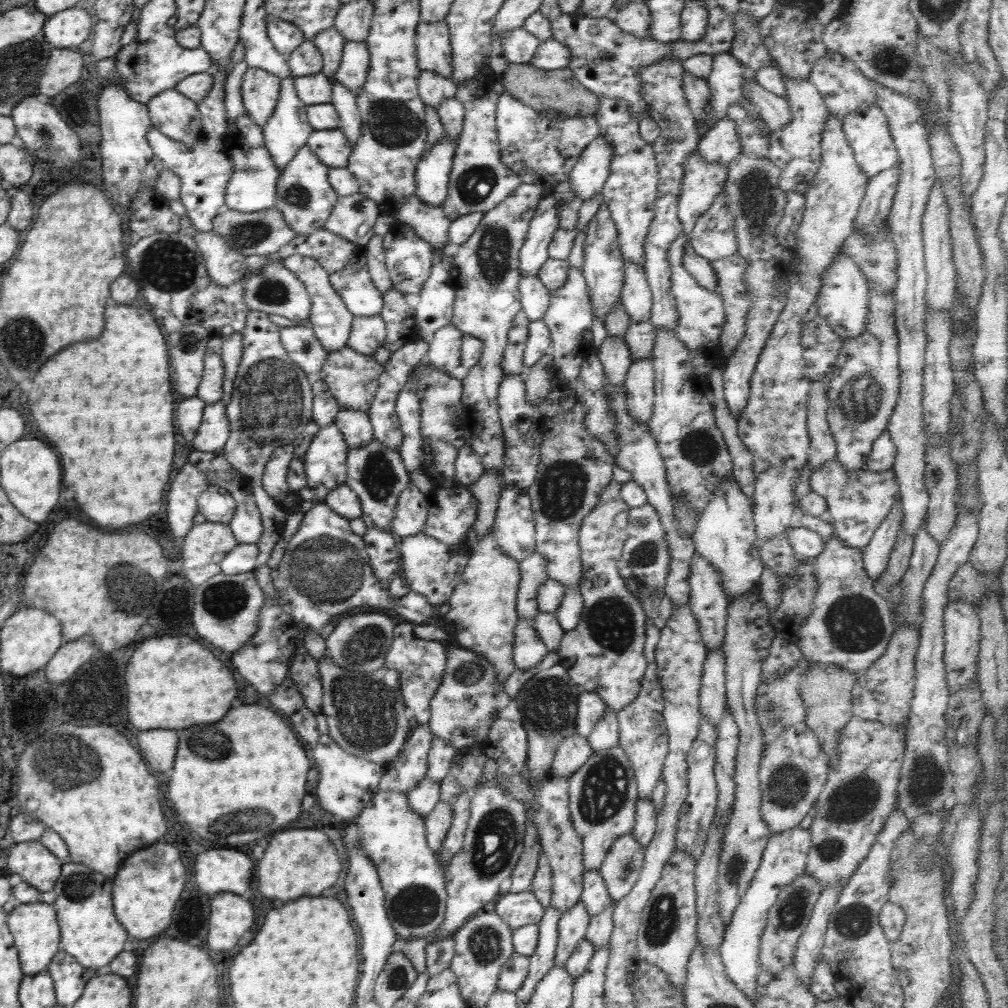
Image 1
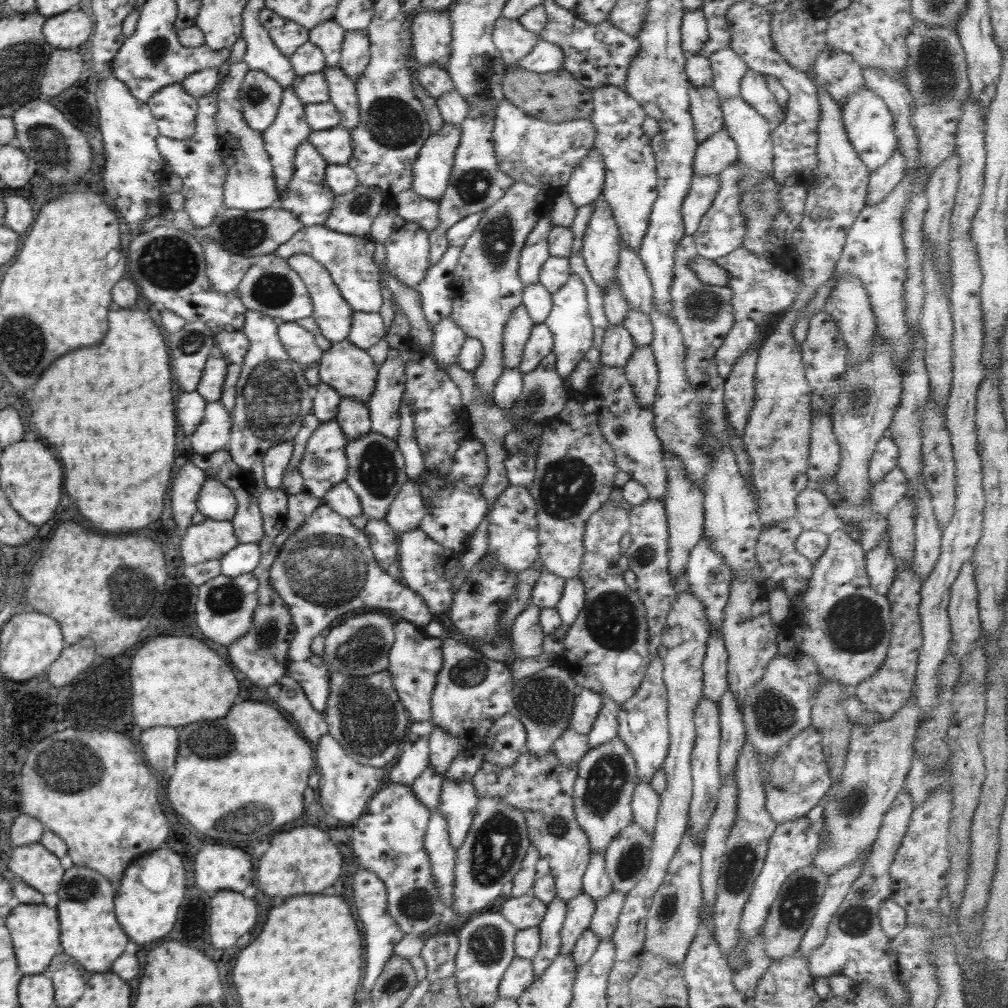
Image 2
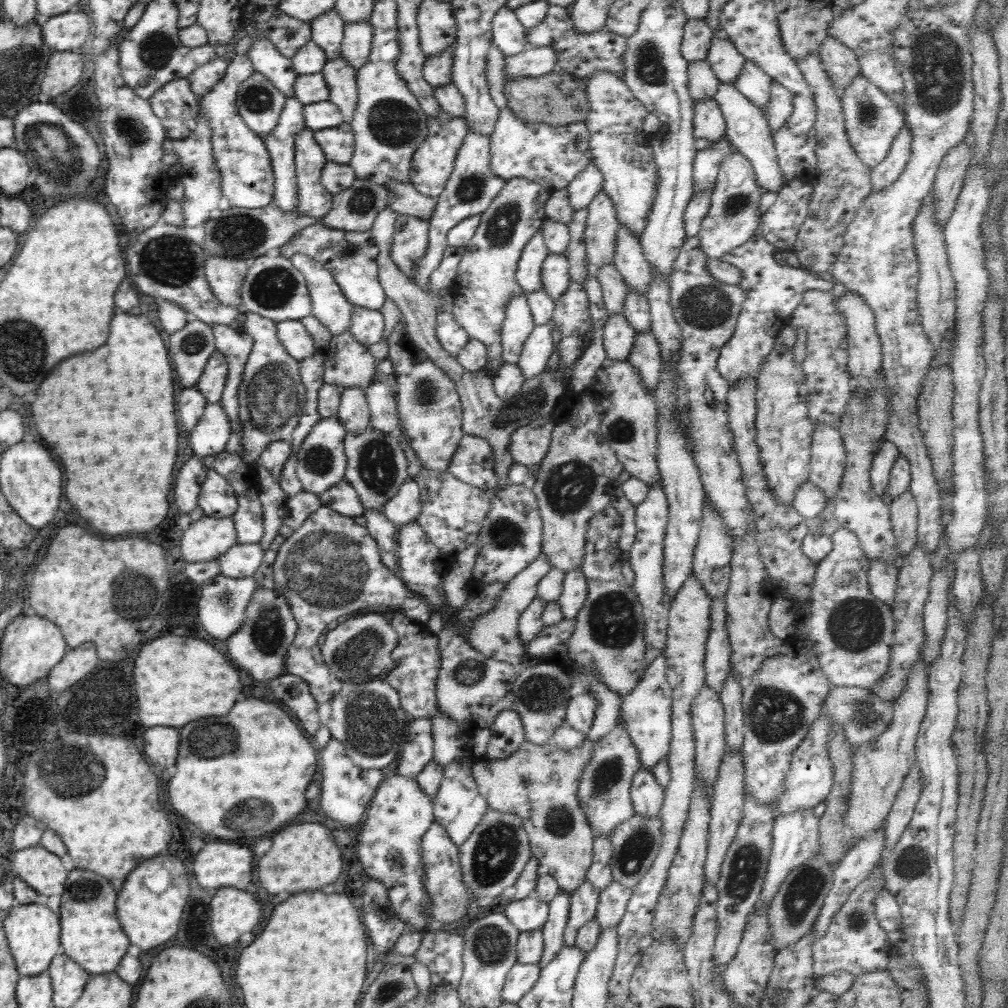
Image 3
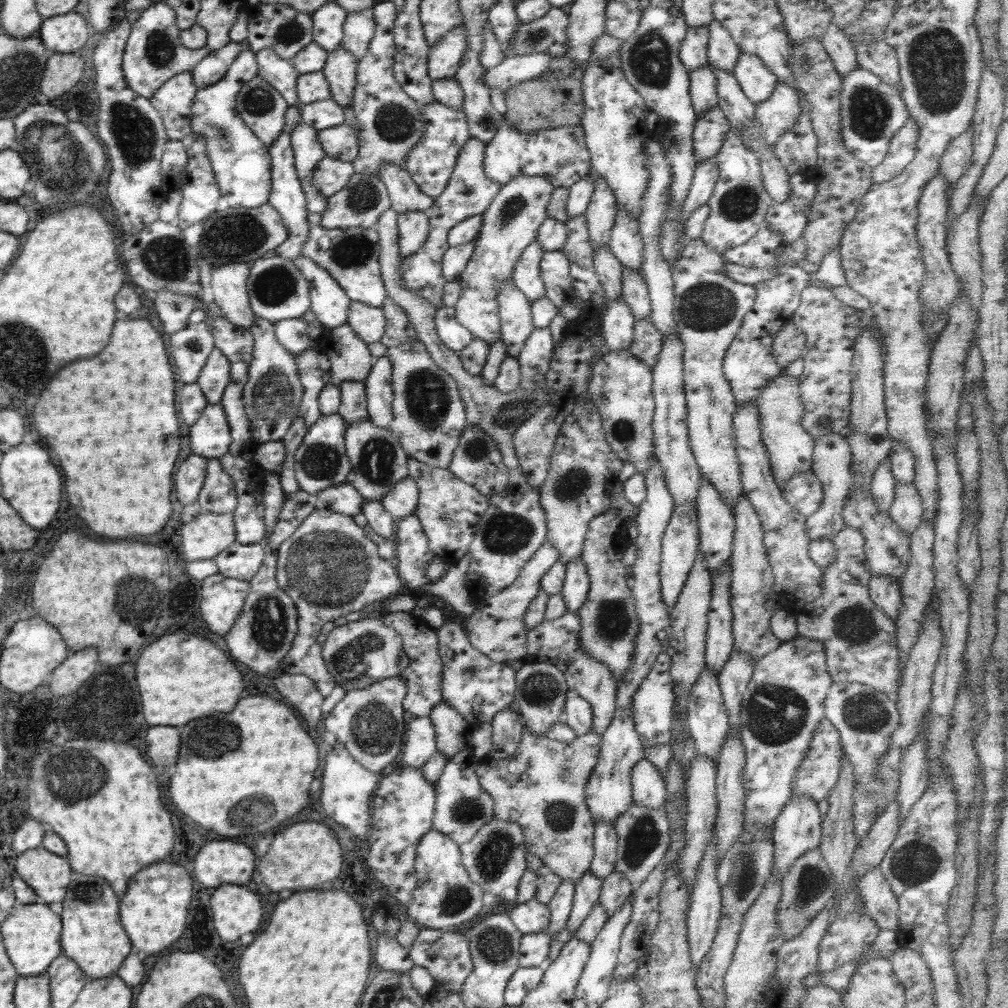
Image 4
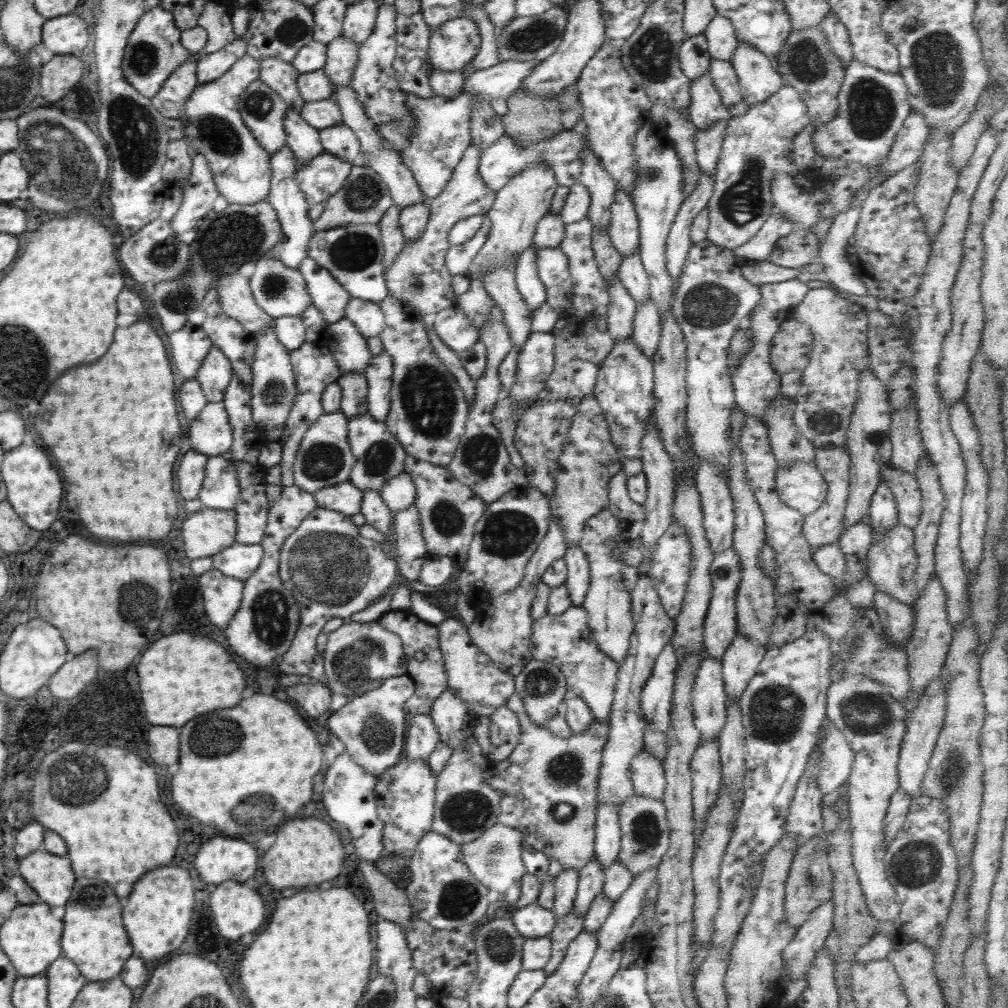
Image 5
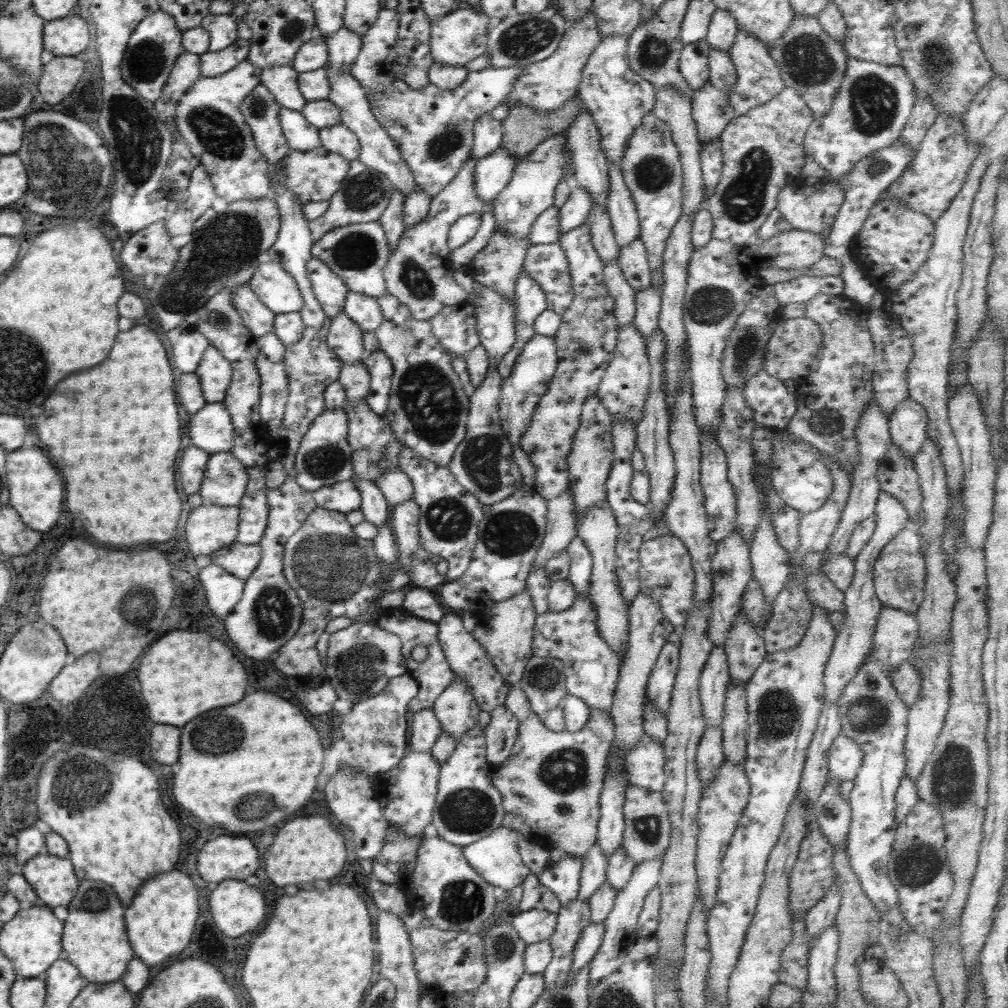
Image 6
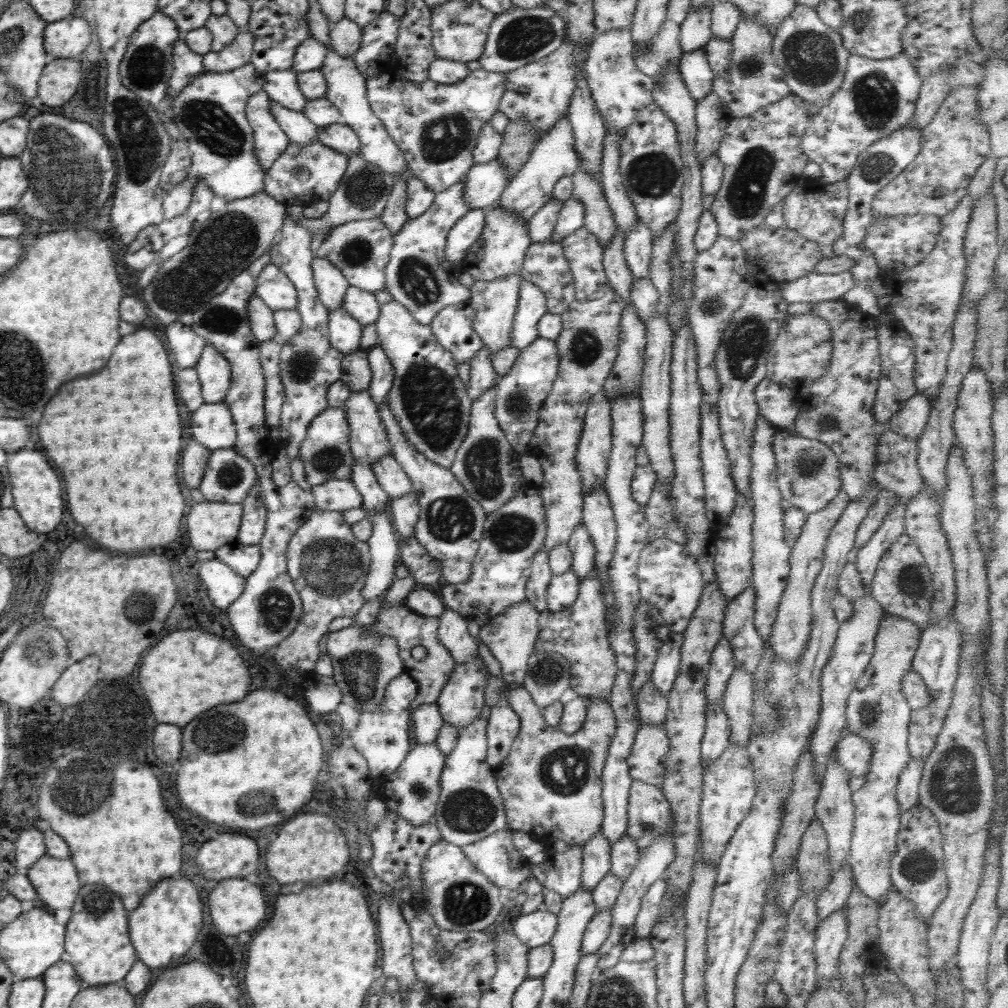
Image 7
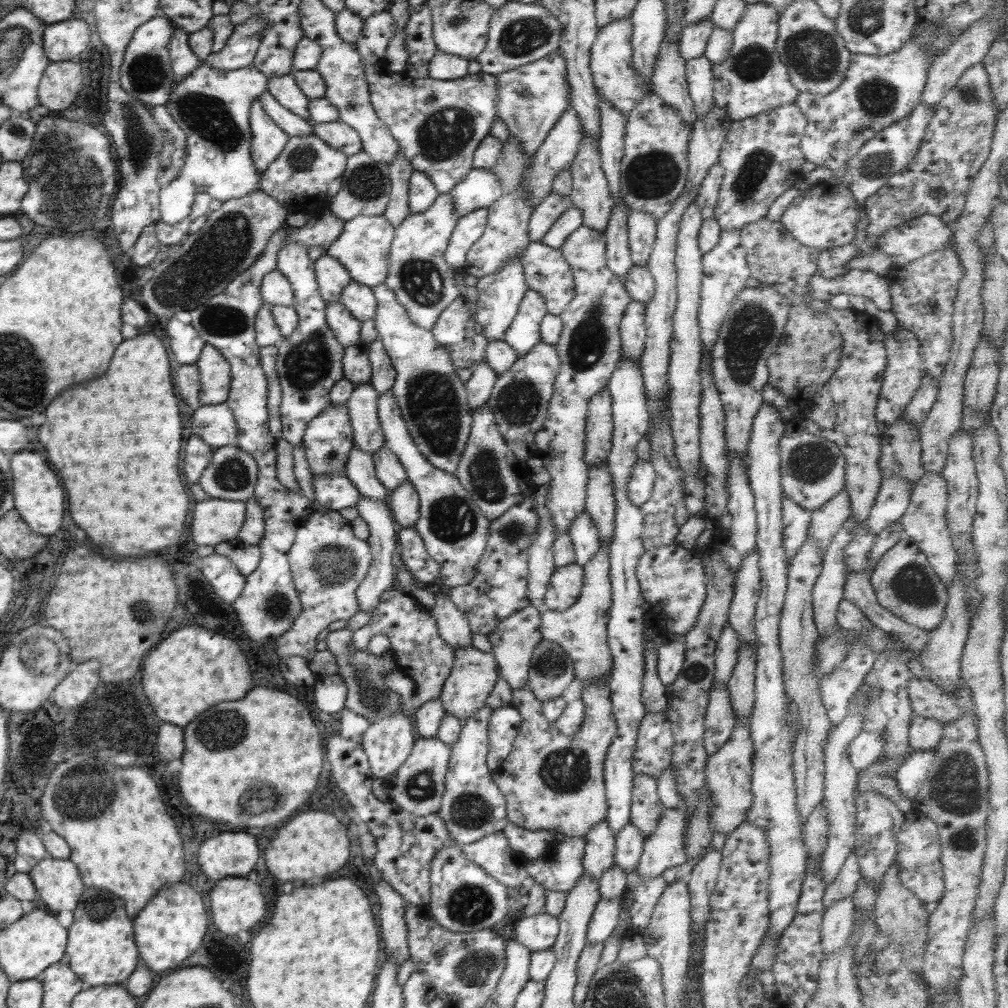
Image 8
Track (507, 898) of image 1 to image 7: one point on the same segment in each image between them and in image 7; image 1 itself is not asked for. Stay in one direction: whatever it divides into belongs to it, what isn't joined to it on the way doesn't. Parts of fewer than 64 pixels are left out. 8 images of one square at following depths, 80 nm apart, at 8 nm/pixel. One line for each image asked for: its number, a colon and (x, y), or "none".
2: (526, 911)
3: (530, 913)
4: (532, 916)
5: (531, 921)
6: (535, 925)
7: (535, 929)

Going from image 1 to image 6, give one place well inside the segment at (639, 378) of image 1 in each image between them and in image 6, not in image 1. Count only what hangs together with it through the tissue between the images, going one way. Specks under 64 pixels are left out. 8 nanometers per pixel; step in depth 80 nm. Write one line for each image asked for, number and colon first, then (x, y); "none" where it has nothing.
2: (641, 370)
3: (645, 357)
4: (648, 340)
5: (647, 324)
6: (647, 301)

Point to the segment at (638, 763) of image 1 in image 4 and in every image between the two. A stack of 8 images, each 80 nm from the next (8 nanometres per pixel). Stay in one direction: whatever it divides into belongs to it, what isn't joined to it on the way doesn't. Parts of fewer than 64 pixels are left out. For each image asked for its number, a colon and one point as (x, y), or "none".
2: (643, 725)
3: (646, 712)
4: (653, 705)

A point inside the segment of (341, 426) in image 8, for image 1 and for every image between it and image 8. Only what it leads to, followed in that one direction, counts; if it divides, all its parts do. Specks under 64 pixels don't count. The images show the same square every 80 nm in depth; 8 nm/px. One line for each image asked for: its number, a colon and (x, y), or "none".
1: (325, 464)
2: (324, 464)
3: (321, 463)
4: (321, 461)
5: (324, 459)
6: (324, 457)
7: (325, 452)

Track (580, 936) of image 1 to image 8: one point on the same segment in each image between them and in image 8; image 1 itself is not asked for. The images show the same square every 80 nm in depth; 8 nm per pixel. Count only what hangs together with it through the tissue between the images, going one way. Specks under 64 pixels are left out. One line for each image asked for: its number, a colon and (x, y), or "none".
2: (580, 909)
3: (584, 900)
4: (587, 888)
5: (590, 883)
6: (594, 864)
7: (596, 853)
8: (600, 841)

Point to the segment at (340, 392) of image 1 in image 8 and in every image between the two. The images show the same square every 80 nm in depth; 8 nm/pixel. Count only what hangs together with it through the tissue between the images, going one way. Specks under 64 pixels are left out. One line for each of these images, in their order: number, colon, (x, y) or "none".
2: (351, 371)
3: (347, 362)
4: (351, 359)
5: (349, 348)
6: (345, 337)
7: (345, 333)
8: (345, 327)

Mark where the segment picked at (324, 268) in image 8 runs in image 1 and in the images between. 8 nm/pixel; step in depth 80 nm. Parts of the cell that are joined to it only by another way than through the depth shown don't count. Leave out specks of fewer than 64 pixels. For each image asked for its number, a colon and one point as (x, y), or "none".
1: (331, 322)
2: (332, 313)
3: (329, 304)
4: (330, 304)
5: (327, 294)
6: (330, 290)
7: (331, 284)

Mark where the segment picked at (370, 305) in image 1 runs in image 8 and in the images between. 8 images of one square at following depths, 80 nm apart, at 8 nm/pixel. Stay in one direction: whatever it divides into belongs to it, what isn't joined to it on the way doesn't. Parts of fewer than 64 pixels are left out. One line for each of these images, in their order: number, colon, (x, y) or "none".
2: (348, 259)
3: (351, 257)
4: (351, 255)
5: (354, 254)
6: (358, 253)
7: (360, 249)
8: (363, 247)

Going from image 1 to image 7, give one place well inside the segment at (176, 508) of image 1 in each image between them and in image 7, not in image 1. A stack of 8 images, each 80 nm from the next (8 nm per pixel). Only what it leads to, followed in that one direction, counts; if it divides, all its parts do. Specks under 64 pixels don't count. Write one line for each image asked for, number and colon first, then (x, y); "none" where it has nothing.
2: (185, 487)
3: (188, 484)
4: (189, 479)
5: (190, 476)
6: (192, 465)
7: (195, 458)

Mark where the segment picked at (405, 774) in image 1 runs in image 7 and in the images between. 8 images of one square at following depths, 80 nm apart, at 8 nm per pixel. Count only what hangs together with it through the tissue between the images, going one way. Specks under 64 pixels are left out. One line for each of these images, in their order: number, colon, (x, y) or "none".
2: (414, 759)
3: (416, 751)
4: (419, 744)
5: (421, 738)
6: (426, 728)
7: (427, 719)

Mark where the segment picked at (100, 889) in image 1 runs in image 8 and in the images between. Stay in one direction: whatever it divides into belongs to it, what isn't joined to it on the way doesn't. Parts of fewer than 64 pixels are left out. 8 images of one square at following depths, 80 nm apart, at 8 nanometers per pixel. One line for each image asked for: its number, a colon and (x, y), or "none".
2: (89, 930)
3: (91, 936)
4: (92, 936)
5: (94, 939)
6: (94, 933)
7: (97, 937)
8: (100, 944)

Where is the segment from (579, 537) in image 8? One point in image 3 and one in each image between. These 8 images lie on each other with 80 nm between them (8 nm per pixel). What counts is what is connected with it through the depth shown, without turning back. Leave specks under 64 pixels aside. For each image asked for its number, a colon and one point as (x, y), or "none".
3: (575, 590)
4: (575, 589)
5: (577, 581)
6: (581, 563)
7: (583, 551)

